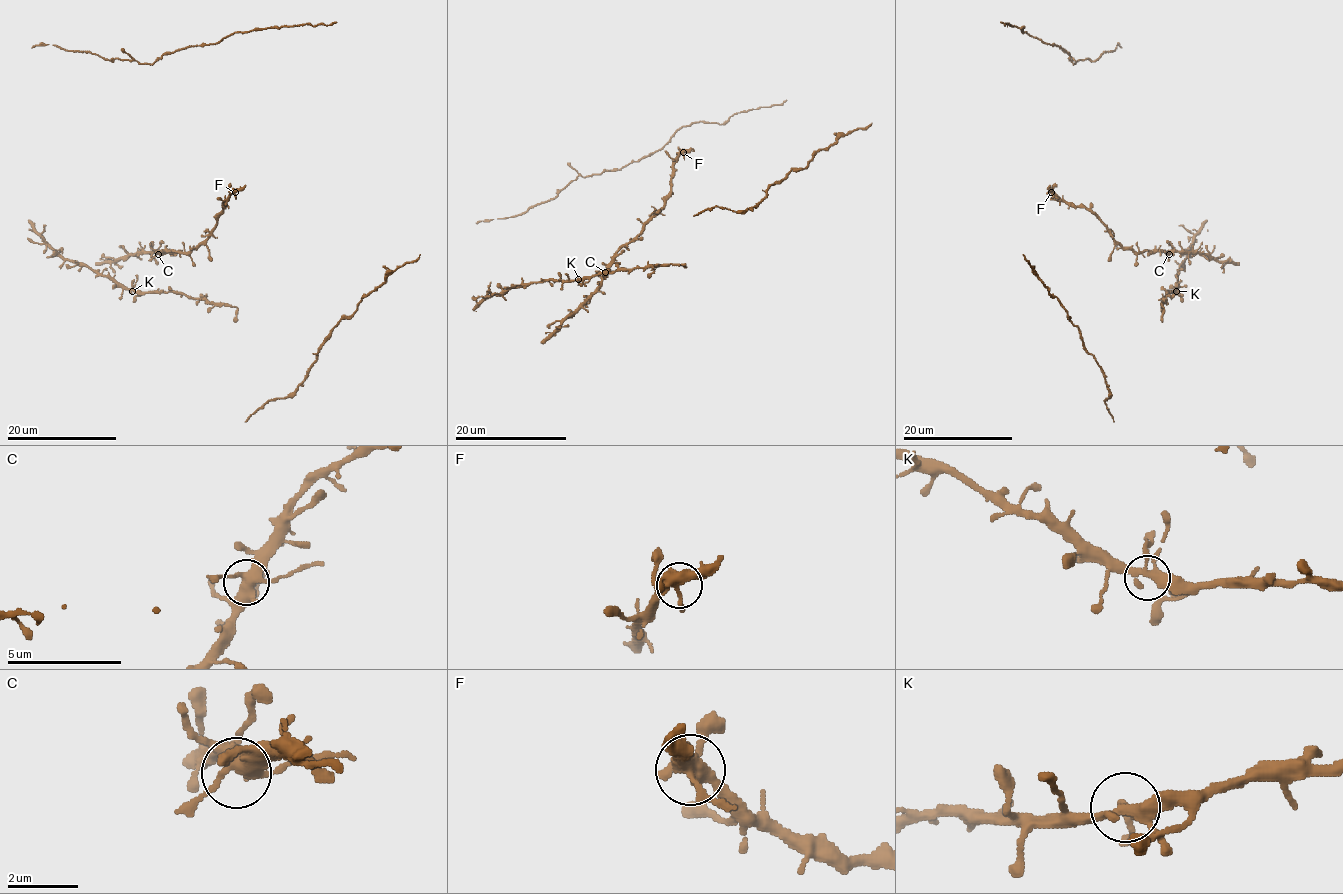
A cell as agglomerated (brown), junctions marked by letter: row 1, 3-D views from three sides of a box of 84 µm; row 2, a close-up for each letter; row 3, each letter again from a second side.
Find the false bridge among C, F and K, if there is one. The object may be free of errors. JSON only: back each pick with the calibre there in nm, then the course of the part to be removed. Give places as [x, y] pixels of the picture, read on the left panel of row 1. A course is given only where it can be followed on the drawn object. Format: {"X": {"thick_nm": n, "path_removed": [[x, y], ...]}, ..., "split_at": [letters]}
{"split_at": []}

